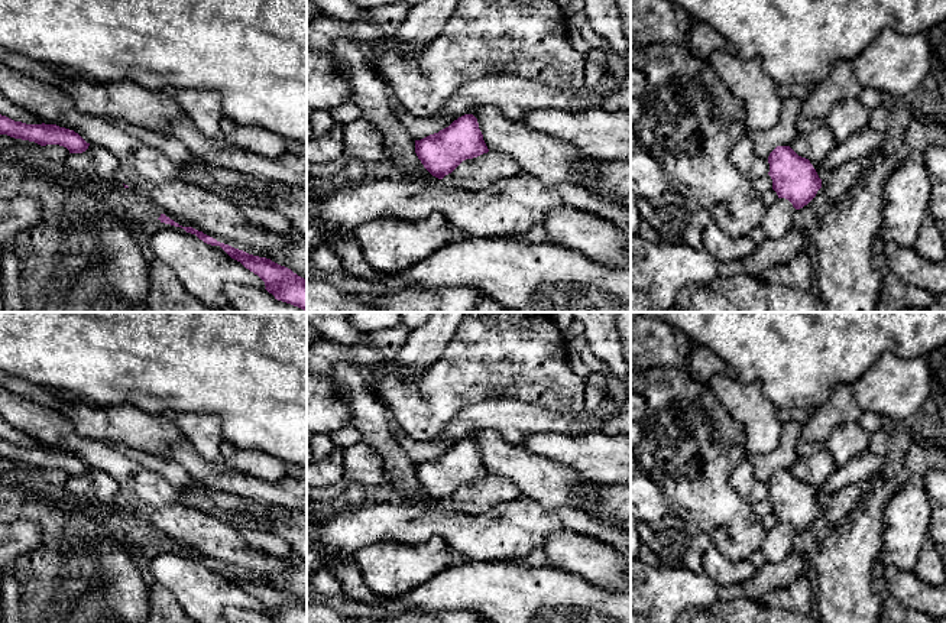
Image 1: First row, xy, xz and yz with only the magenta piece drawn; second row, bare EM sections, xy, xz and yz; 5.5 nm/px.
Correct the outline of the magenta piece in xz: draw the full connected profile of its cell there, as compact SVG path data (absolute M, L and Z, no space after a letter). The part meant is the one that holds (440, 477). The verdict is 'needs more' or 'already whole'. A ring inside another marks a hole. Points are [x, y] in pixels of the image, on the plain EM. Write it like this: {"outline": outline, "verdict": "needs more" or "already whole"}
{"outline": "M464 438L438 457L415 464L415 477L424 491L443 503L463 484L487 477L477 442Z", "verdict": "already whole"}

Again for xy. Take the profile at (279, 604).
{"outline": "M161 538L161 541L159 541L158 543L159 543L161 546L165 546L165 548L171 548L171 549L175 549L175 551L181 551L181 552L184 552L187 557L195 558L200 564L203 564L203 565L207 567L207 568L220 570L231 583L240 585L246 593L249 593L250 596L253 596L255 598L257 598L257 600L265 606L265 610L266 610L265 613L266 613L269 617L272 617L272 619L275 620L275 623L307 623L307 604L305 604L304 601L298 600L297 597L294 597L291 593L288 593L288 591L285 591L285 590L281 590L281 588L272 585L270 583L253 580L253 578L249 578L249 577L246 577L246 575L243 575L243 574L234 572L234 571L231 571L231 570L229 570L229 568L220 567L220 565L217 565L216 562L213 562L213 561L210 561L210 559L204 558L203 555L198 555L198 554L195 554L195 552L192 552L192 551L182 551L182 549L179 549L178 546L175 546L174 543L171 543L169 541L166 541L165 538Z", "verdict": "already whole"}

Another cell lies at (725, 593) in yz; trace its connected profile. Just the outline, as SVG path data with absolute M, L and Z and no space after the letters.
M791 551L781 562L764 562L754 577L742 584L719 585L717 598L729 601L733 598L752 597L762 601L764 596L775 590L781 593L791 585L804 571L804 557L801 552Z

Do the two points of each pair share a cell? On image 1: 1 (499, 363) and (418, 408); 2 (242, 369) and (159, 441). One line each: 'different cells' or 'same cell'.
1: same cell
2: different cells

